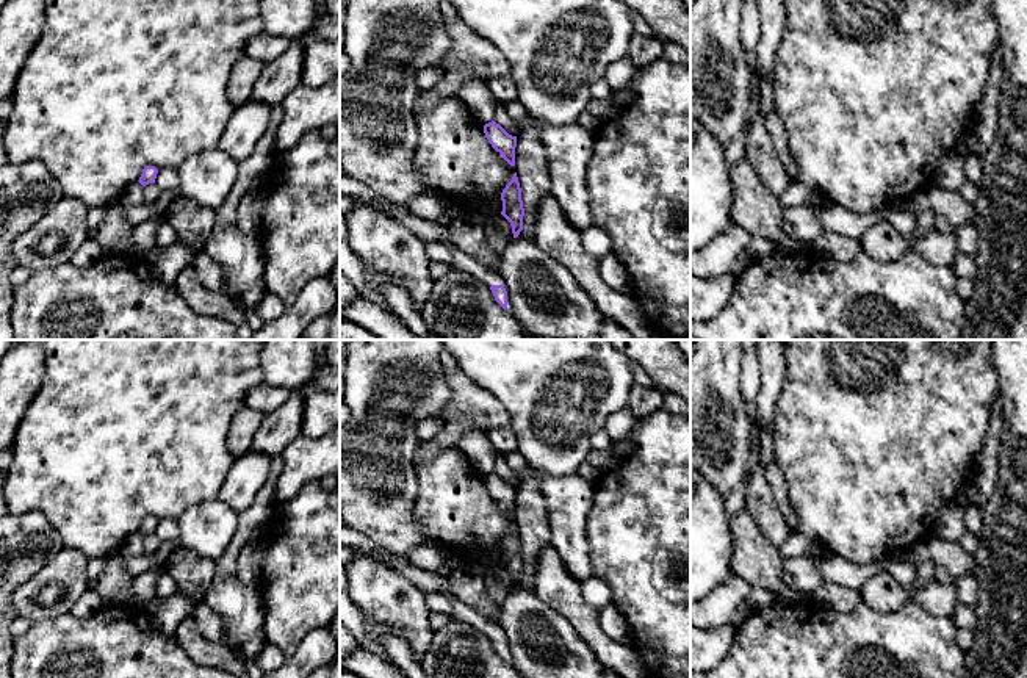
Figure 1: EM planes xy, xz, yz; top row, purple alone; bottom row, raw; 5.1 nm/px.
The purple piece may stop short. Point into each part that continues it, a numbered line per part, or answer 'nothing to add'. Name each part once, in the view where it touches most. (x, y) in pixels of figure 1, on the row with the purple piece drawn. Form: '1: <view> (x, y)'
1: xz (462, 260)

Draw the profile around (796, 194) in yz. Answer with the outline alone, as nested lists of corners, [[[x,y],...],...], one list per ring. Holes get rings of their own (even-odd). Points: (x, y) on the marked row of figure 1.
[[[791,182],[791,185],[780,194],[780,204],[783,208],[813,205],[820,207],[823,204],[823,197],[813,188]]]

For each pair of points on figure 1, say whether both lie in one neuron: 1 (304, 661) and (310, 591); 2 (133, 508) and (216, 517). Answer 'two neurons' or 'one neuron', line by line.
1: two neurons
2: two neurons

